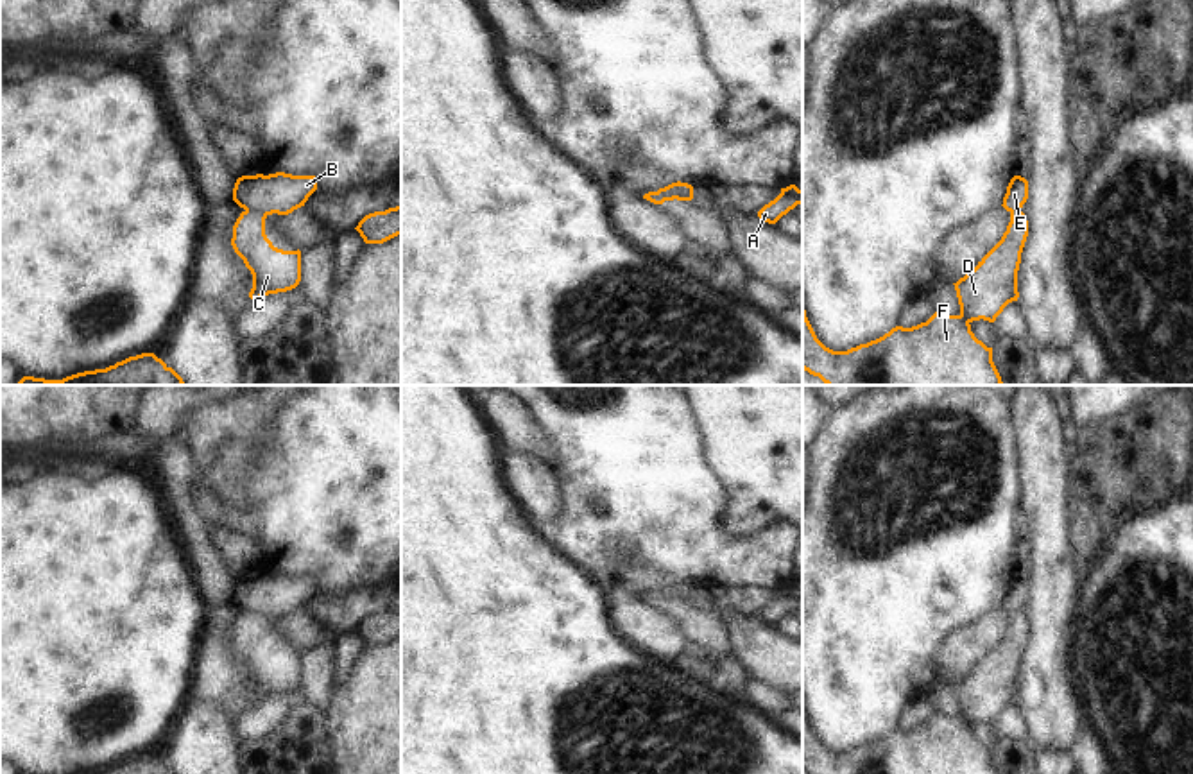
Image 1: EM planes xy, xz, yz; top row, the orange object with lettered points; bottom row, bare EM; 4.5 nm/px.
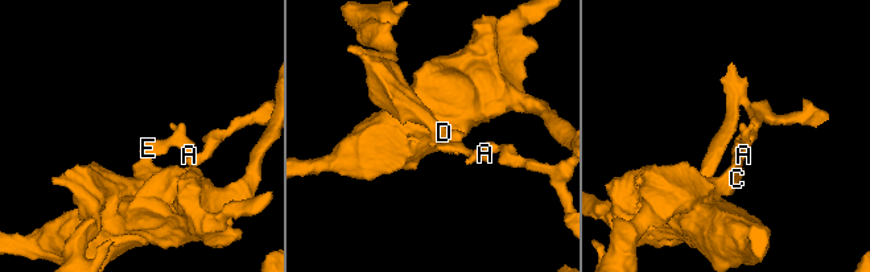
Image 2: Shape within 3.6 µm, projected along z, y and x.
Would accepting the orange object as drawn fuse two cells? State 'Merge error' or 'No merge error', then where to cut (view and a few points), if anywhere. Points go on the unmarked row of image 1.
Merge error. Split along xy (246, 611), (260, 611), (266, 617).

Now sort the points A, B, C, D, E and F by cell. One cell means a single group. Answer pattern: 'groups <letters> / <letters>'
groups A B E F / C D

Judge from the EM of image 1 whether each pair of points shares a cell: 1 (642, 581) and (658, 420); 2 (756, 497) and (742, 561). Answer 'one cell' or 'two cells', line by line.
1: two cells
2: two cells

